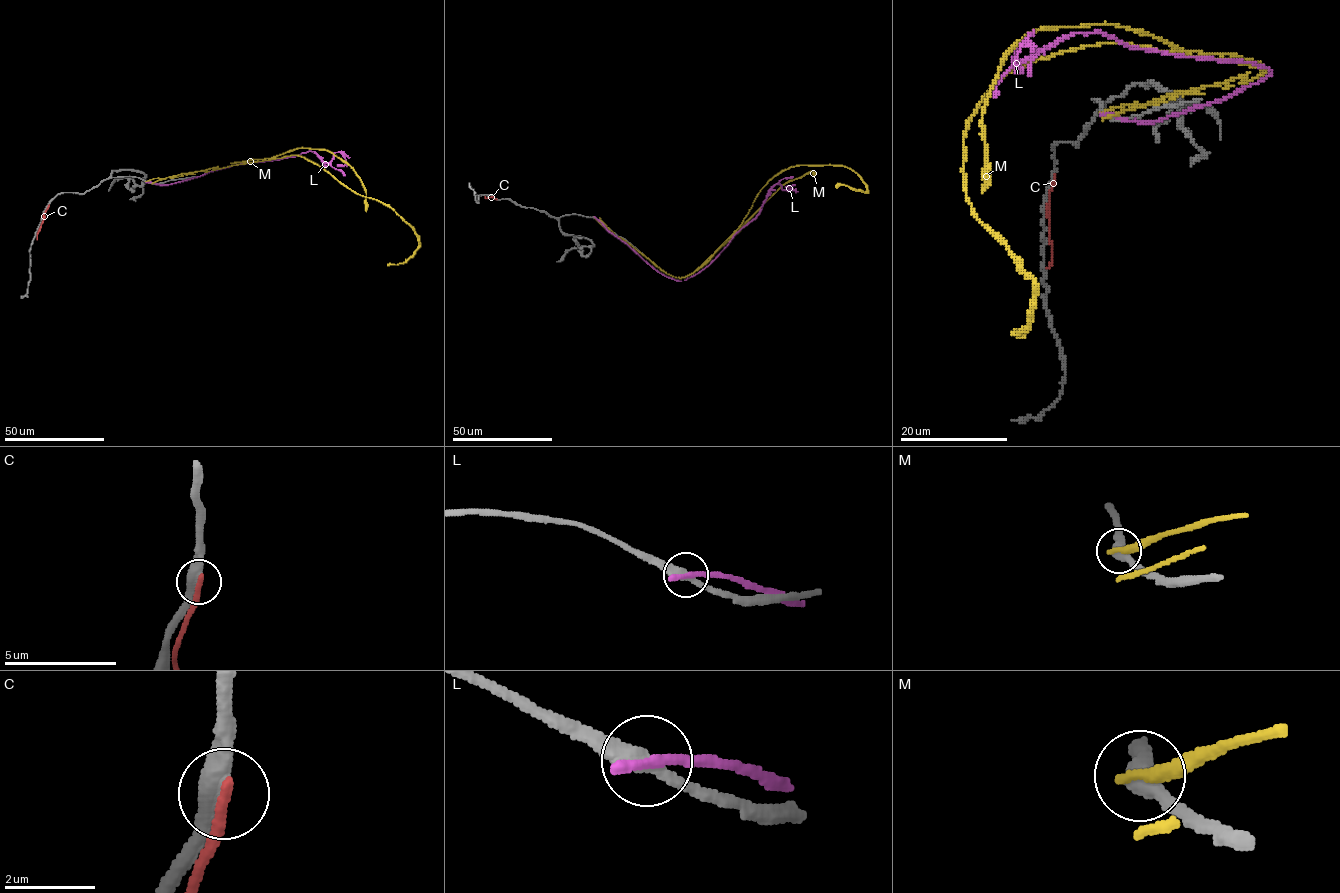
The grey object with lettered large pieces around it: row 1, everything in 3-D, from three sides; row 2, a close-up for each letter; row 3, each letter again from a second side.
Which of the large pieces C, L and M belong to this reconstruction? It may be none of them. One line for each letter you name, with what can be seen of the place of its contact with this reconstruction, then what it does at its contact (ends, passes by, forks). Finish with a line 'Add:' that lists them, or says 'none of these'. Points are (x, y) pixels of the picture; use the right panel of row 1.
Add: none of these

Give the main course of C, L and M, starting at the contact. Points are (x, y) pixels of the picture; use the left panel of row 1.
C: (49, 206), (36, 240)
L: (147, 181), (166, 185), (237, 164), (291, 157), (308, 151), (325, 162), (340, 152), (345, 164), (337, 165)
M: (147, 181), (300, 156), (352, 190), (388, 205), (412, 228), (419, 248), (405, 261), (387, 265)

